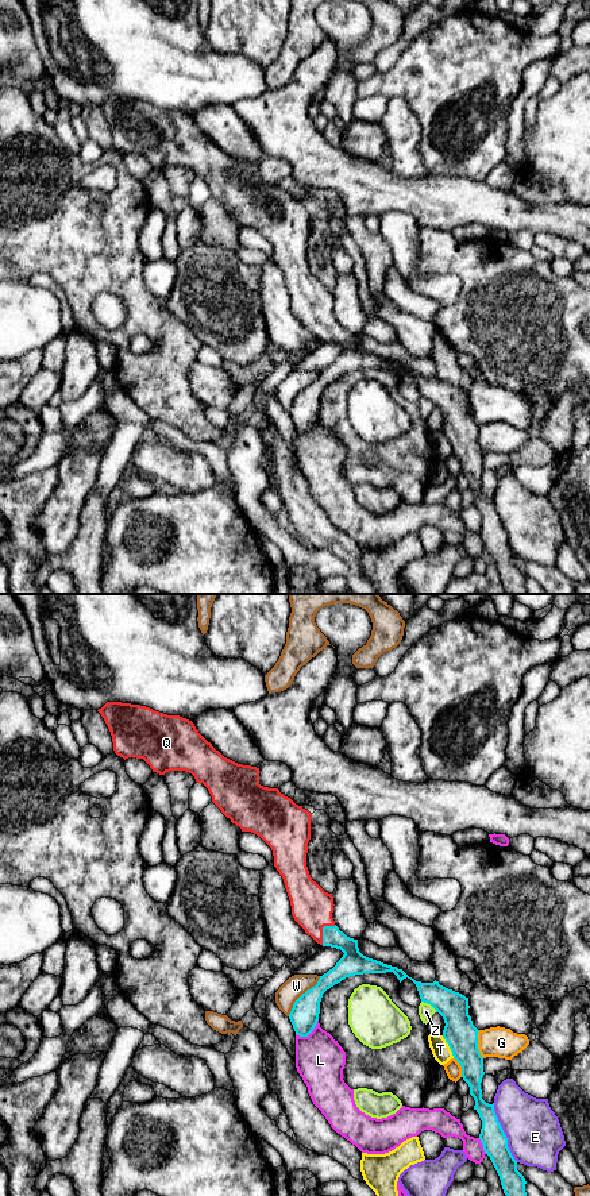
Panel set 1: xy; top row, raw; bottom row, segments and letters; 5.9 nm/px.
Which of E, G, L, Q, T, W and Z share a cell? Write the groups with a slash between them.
E / G / L / Q / T / W / Z

